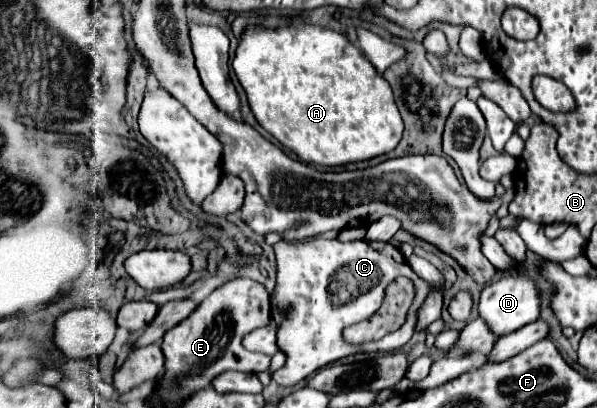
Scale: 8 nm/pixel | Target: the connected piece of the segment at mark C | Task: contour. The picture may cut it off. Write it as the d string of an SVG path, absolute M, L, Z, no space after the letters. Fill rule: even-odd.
M311 239L305 243L285 243L275 249L277 253L277 287L271 295L273 307L285 313L285 321L277 331L277 345L287 355L287 363L273 373L279 385L295 385L309 377L323 365L357 353L391 353L401 349L411 337L415 327L415 311L427 297L431 287L421 281L413 269L407 265L405 257L391 243L373 241L353 241L343 243L339 239ZM397 275L405 275L413 281L417 289L417 299L413 301L405 323L385 335L379 341L365 345L343 343L341 329L351 323L359 323L371 317L381 303L383 289Z

